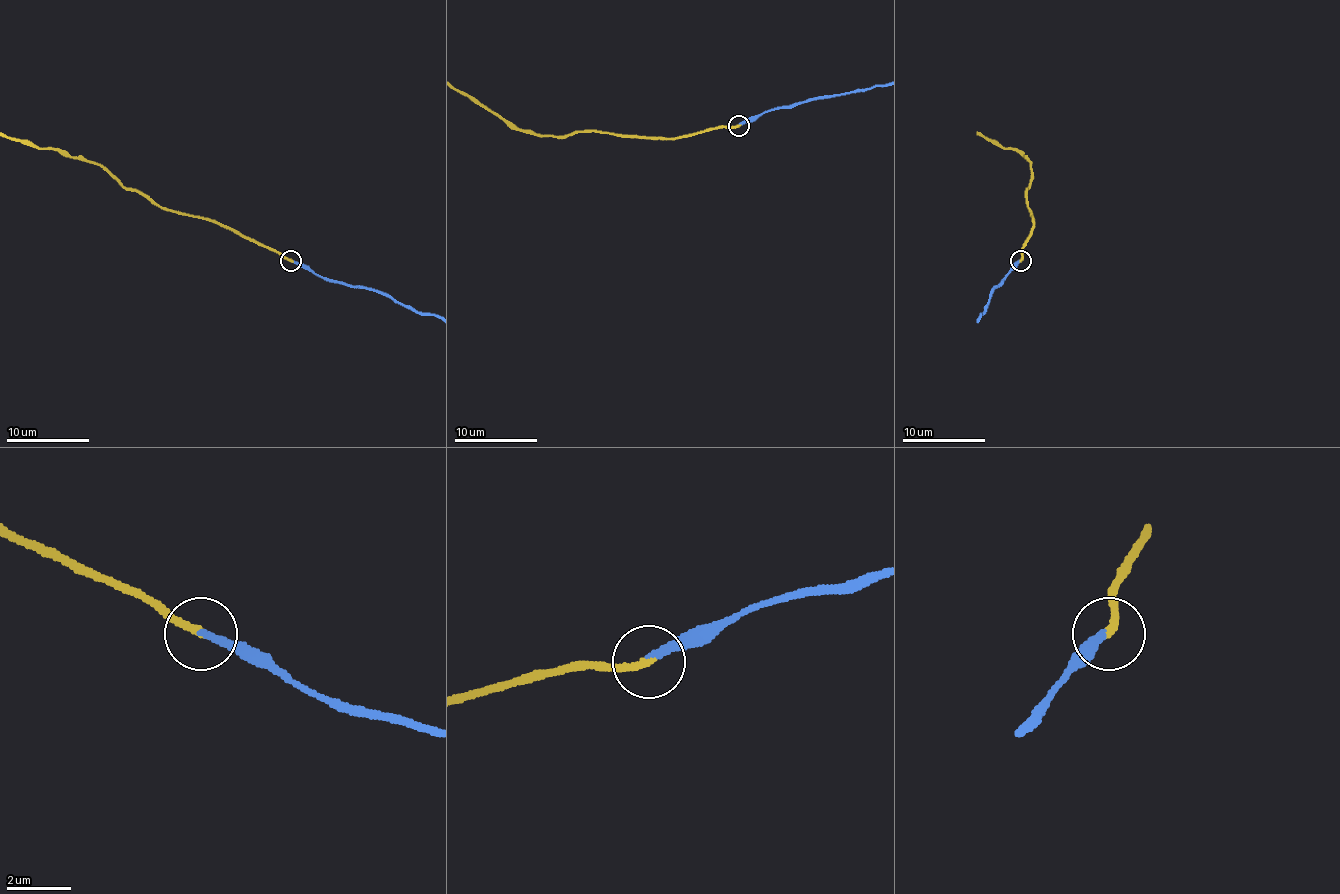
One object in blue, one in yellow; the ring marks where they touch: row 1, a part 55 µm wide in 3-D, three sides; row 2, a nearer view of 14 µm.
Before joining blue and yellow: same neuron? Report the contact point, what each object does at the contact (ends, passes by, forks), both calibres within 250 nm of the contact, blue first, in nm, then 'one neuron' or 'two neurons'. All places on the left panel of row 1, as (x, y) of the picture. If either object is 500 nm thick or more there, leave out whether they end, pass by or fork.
at (291, 261); blue ends there; yellow ends there; 240 nm thick on the blue side, 240 nm on the other; one neuron

